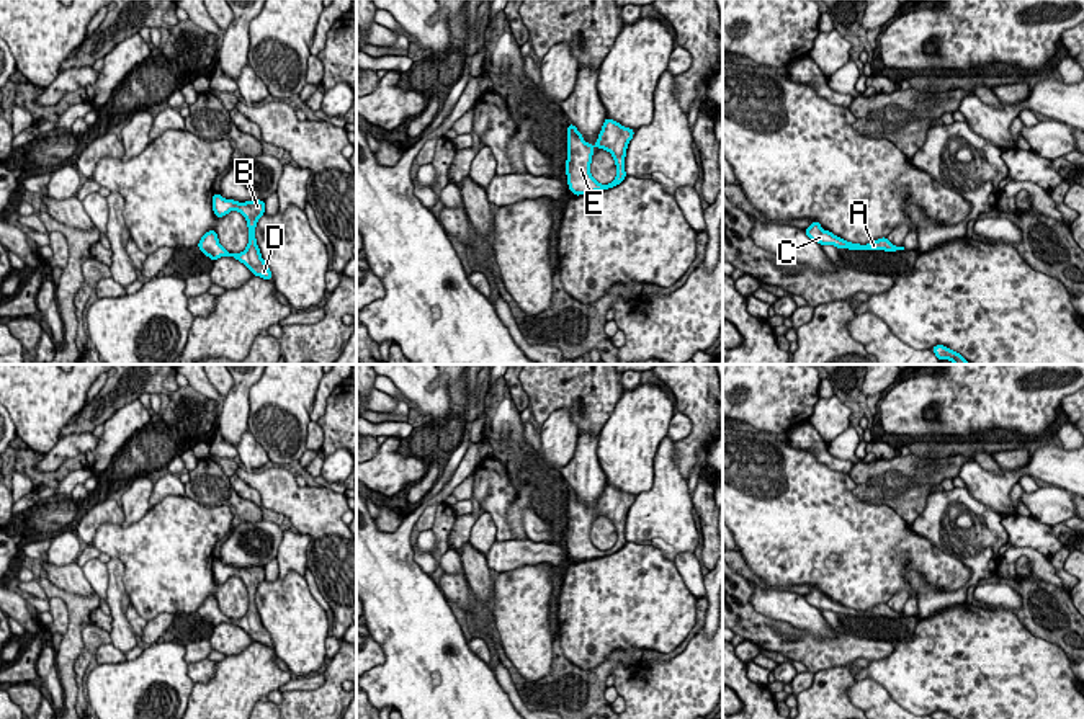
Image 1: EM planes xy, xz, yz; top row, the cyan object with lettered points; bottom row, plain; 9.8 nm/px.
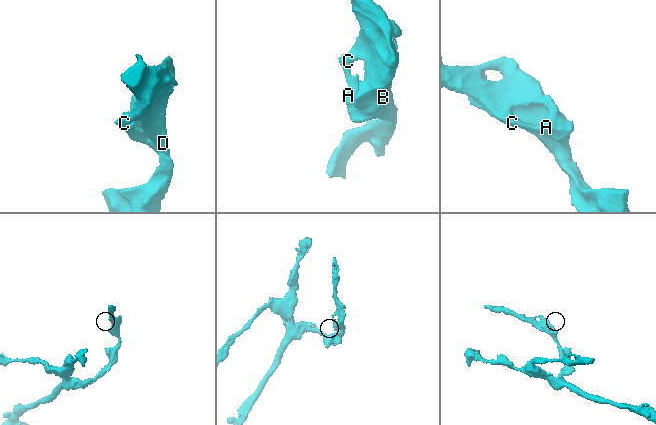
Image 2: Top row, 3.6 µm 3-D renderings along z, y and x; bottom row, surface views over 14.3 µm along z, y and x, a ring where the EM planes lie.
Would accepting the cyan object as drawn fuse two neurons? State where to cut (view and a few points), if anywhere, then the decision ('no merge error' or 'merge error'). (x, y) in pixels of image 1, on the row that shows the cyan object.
cut none; no merge error

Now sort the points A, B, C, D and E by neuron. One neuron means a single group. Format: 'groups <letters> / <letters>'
groups A B C D E

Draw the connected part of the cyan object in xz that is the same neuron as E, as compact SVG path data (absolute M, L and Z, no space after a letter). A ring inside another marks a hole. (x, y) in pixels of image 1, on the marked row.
M605 118L597 142L587 144L577 127L569 123L567 126L567 160L566 175L567 186L572 194L589 194L618 186L625 178L625 157L634 129L625 127L620 123ZM594 147L608 150L616 165L616 176L611 183L600 185L590 173Z

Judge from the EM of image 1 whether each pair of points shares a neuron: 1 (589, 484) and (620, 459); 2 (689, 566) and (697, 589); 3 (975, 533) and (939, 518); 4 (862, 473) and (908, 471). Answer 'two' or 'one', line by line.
1: two
2: one
3: one
4: one

